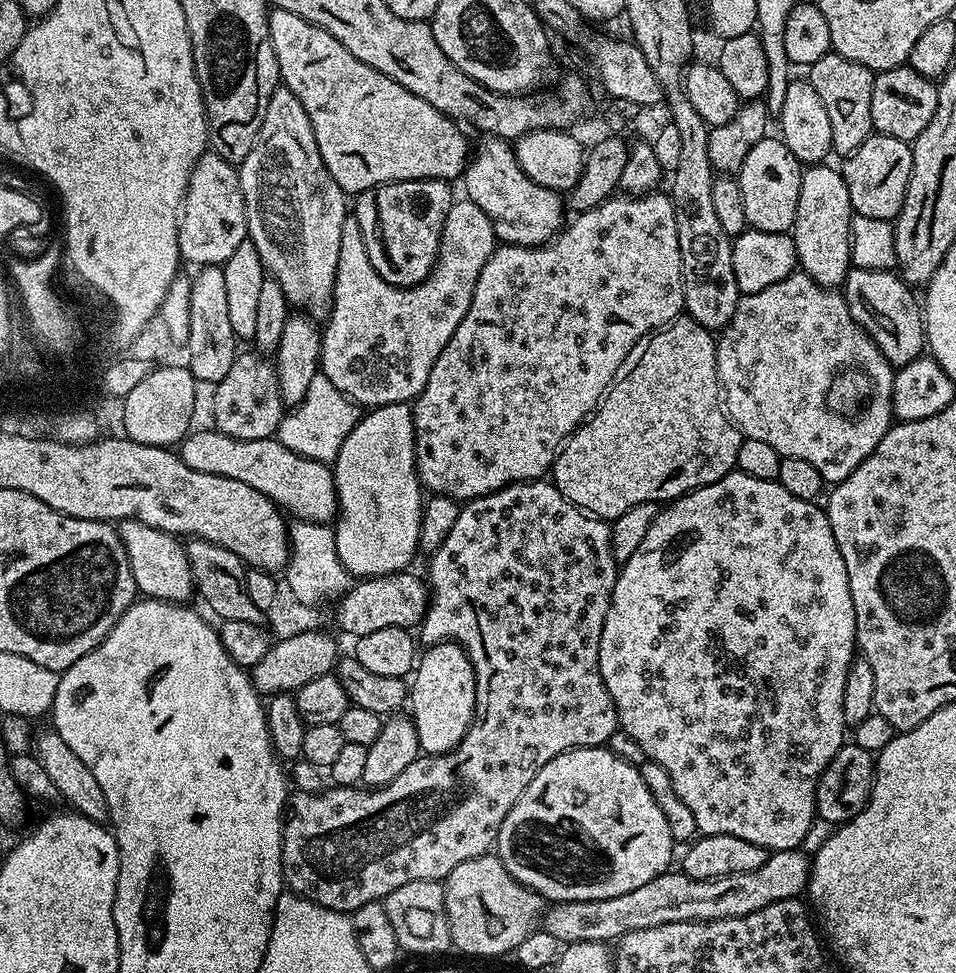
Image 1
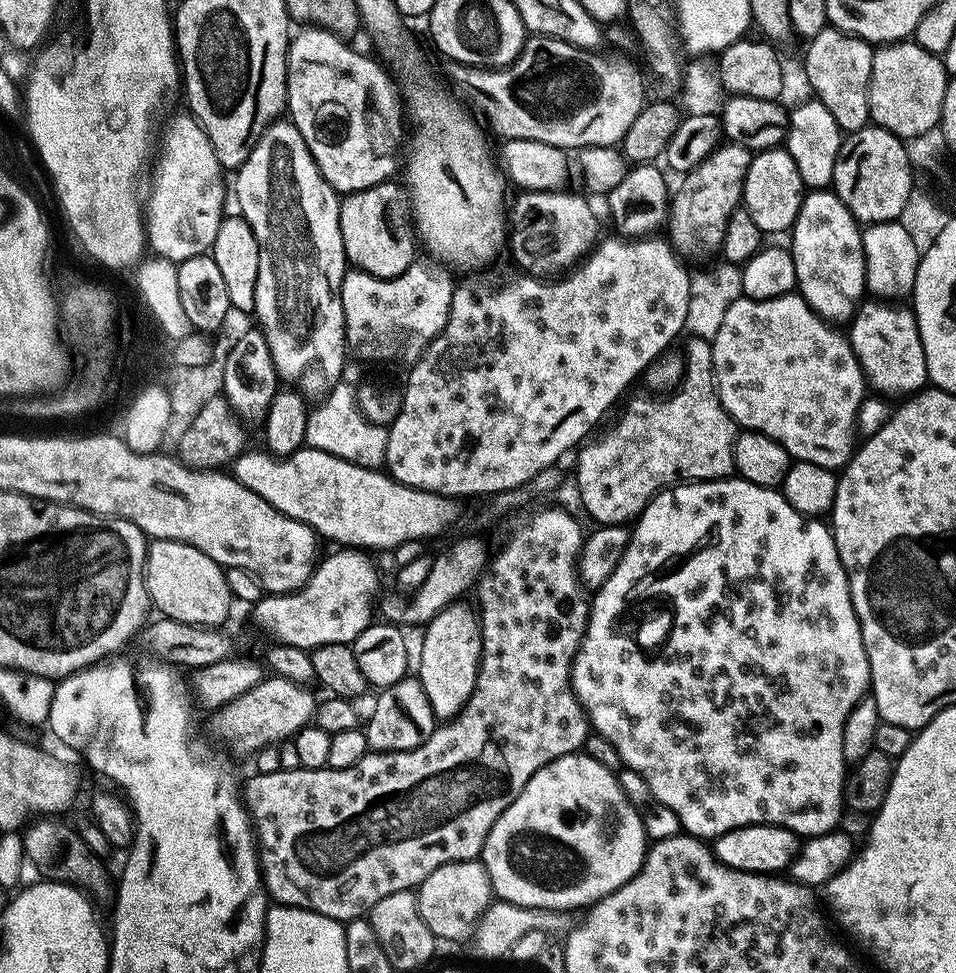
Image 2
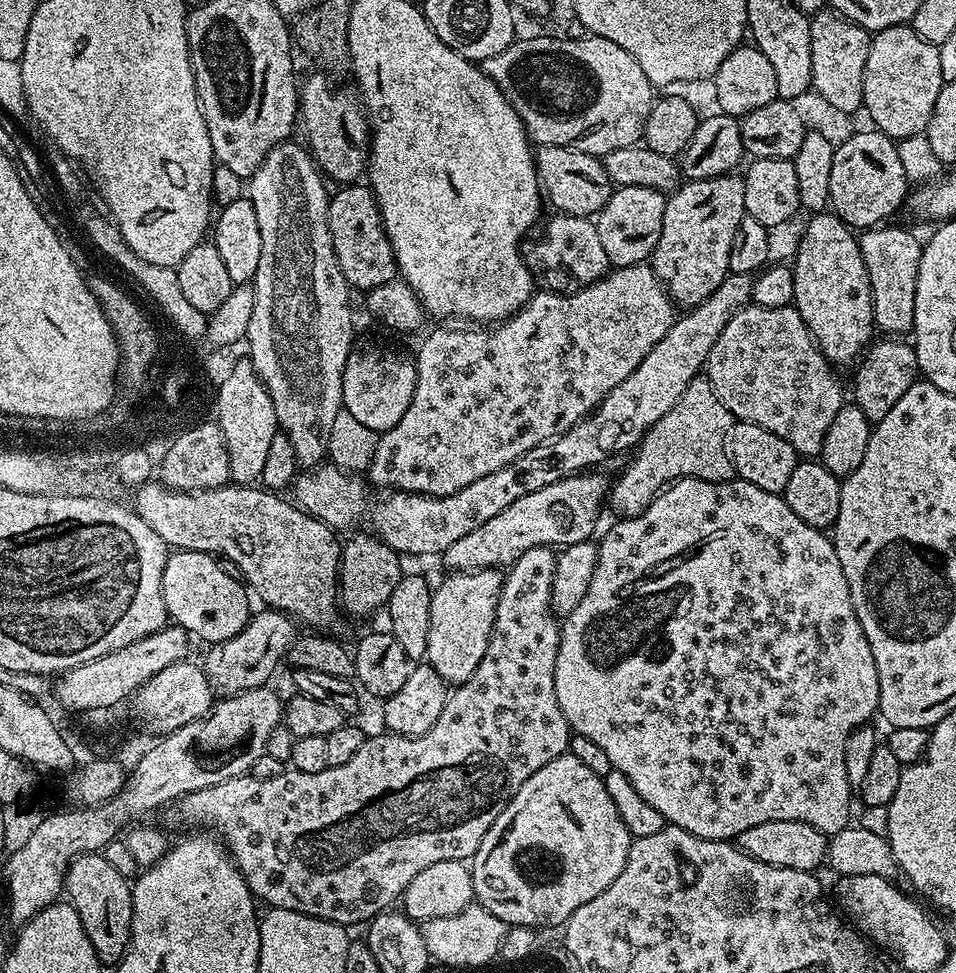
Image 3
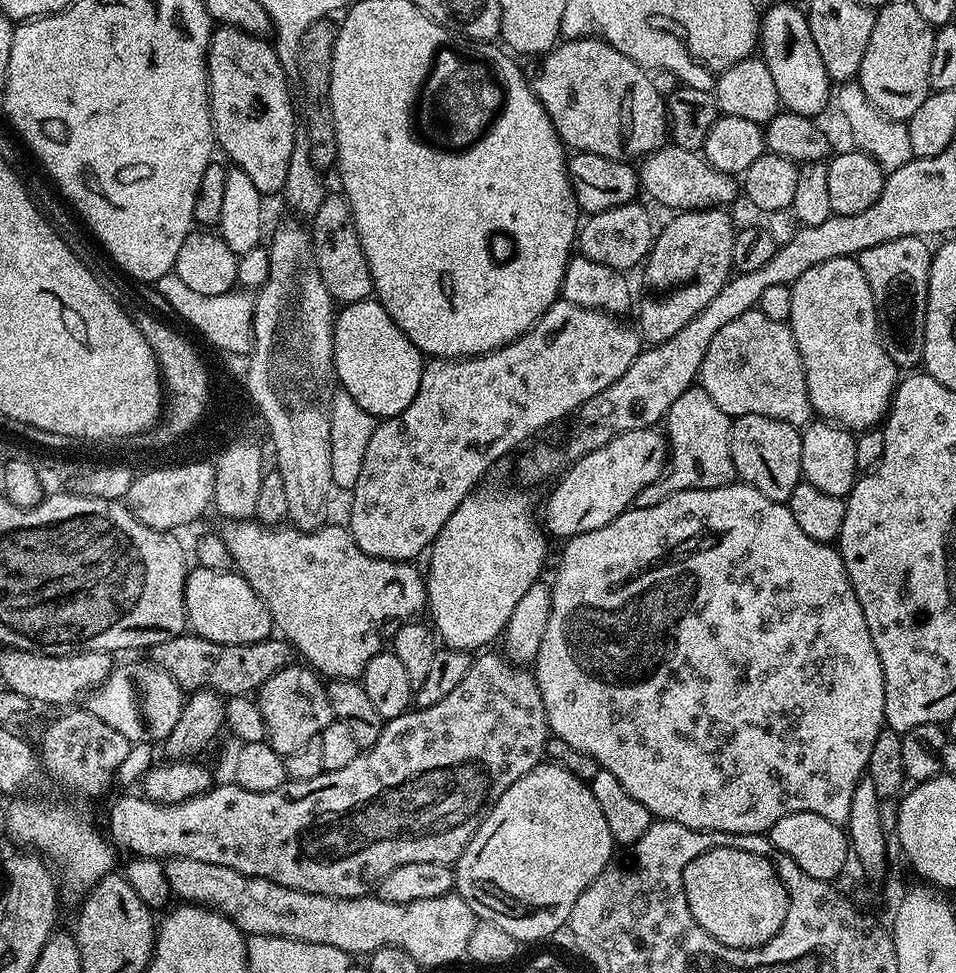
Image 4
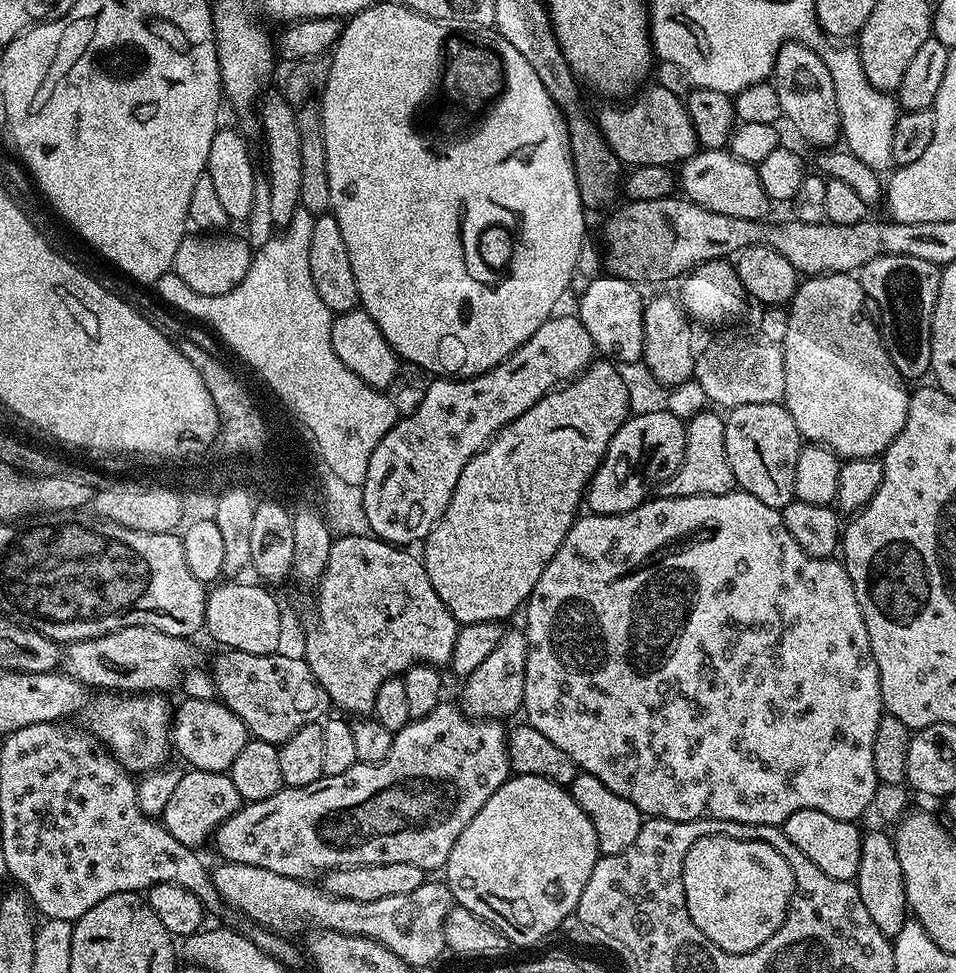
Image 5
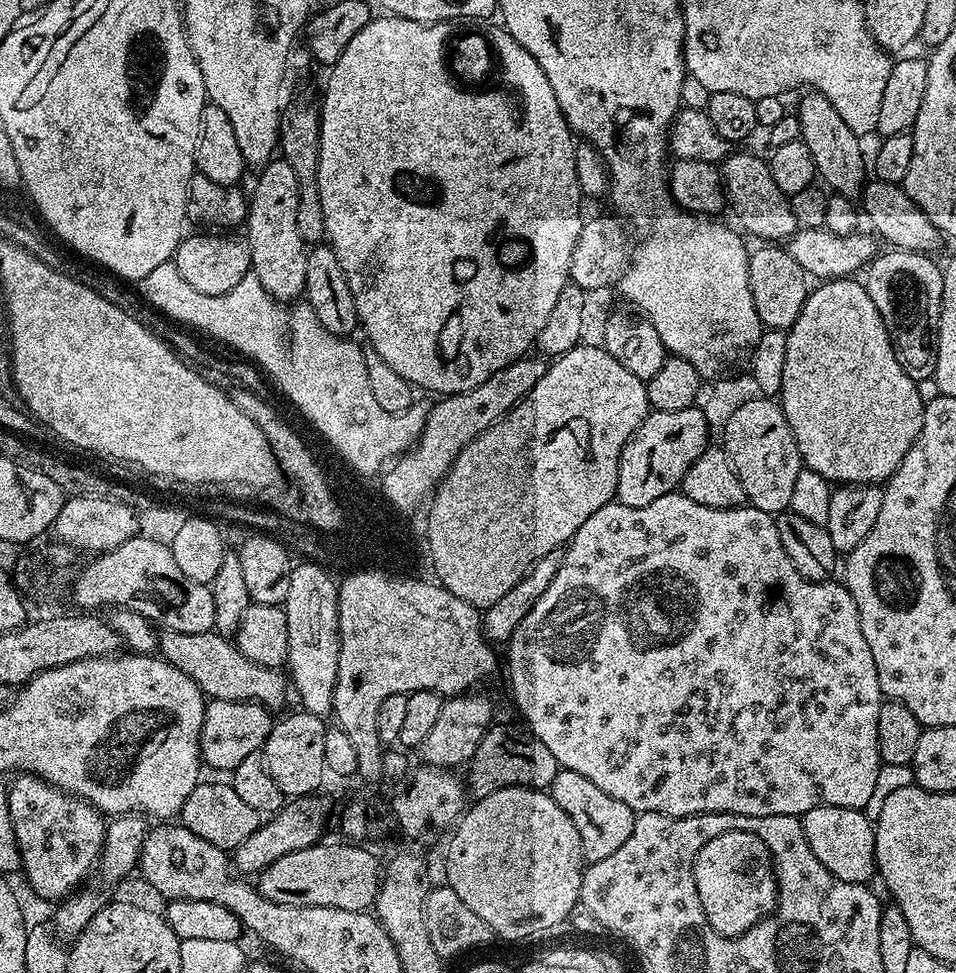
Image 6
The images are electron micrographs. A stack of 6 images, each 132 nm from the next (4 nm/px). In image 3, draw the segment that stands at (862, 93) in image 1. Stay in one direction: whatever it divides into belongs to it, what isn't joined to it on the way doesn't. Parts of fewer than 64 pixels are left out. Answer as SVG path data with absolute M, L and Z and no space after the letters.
M833 10L811 13L808 25L814 92L817 92L836 112L859 113L864 102L862 74L866 70L866 54L870 54L872 41L868 29Z

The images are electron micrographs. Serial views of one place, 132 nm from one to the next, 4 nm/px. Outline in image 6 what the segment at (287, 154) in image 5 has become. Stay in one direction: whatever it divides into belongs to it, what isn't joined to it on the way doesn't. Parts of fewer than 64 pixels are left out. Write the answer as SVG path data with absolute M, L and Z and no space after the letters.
M273 158L257 176L260 177L256 180L256 189L250 192L246 221L246 241L251 256L250 272L260 279L264 289L275 300L292 302L304 291L306 258L309 253L302 234L298 234L298 174L294 174L290 162L283 158Z

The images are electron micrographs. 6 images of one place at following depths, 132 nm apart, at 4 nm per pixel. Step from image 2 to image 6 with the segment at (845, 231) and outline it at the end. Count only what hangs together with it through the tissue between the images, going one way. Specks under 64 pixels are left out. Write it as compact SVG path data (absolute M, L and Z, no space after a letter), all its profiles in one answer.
M856 278L825 280L809 291L802 314L798 314L786 332L786 366L782 366L782 386L778 393L778 403L794 434L803 467L822 474L822 478L836 486L880 486L888 481L922 430L926 403L920 397L920 384L898 366L886 326L867 287L858 281Z

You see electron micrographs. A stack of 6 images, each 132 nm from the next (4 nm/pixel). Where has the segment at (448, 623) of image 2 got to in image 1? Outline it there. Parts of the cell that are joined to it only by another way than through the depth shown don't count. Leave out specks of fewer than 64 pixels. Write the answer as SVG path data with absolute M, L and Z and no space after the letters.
M441 642L431 645L428 653L419 657L410 680L410 719L414 722L421 753L430 756L441 756L452 752L462 742L476 715L476 675L470 658L463 648L455 642Z

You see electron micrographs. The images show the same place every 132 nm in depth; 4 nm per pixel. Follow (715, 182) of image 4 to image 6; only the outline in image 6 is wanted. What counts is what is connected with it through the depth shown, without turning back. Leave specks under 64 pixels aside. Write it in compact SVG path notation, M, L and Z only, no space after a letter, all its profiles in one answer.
M733 151L722 162L722 179L724 181L727 207L730 212L732 208L733 214L736 215L737 222L735 221L735 223L749 237L751 237L750 235L757 236L760 239L757 241L760 242L787 242L793 236L798 225L794 218L792 201L786 194L782 194L782 190L778 190L778 185L774 182L774 174L770 174L770 166L763 155L760 157L755 156L752 152Z

